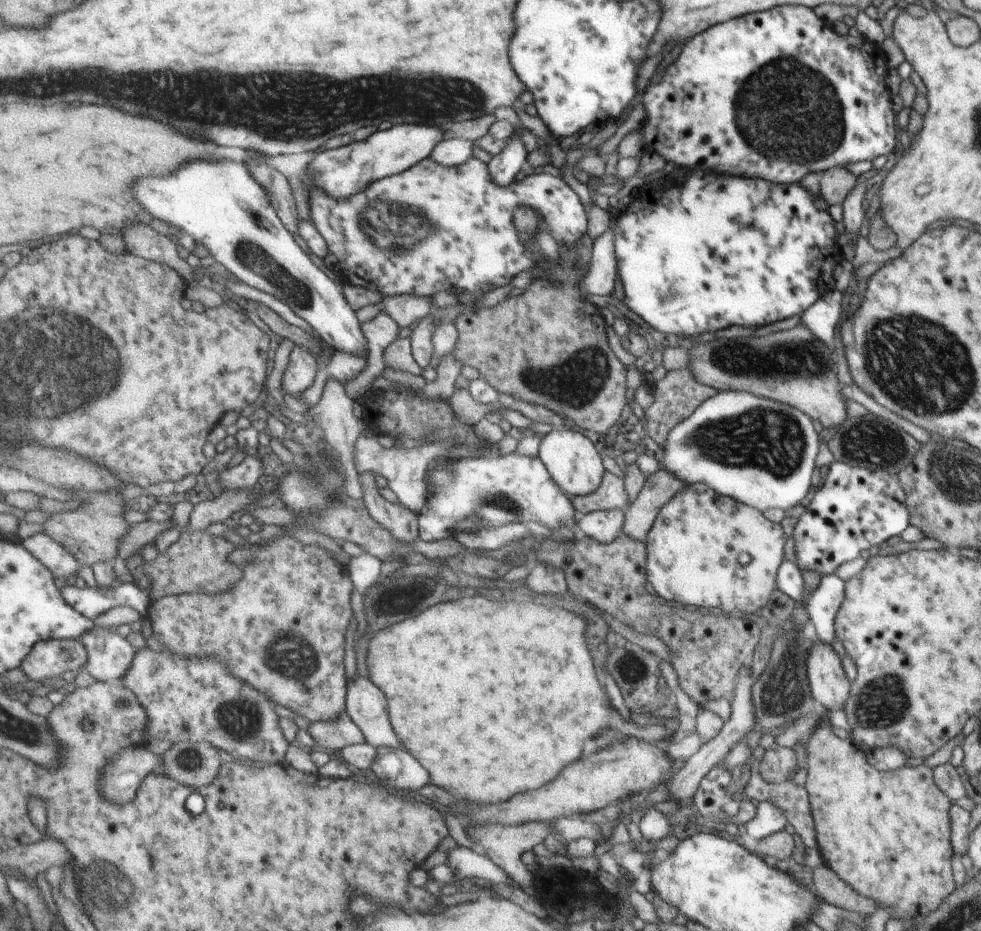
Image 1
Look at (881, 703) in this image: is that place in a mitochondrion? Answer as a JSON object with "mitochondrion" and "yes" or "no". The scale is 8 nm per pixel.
{"mitochondrion":"yes"}

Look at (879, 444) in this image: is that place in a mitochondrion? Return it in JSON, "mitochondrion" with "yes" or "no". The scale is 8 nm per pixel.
{"mitochondrion":"yes"}

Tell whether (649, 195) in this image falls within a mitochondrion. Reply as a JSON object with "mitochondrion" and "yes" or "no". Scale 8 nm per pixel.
{"mitochondrion":"no"}

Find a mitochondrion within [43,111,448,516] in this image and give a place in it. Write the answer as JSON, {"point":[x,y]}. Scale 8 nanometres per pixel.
{"point":[249,254]}

